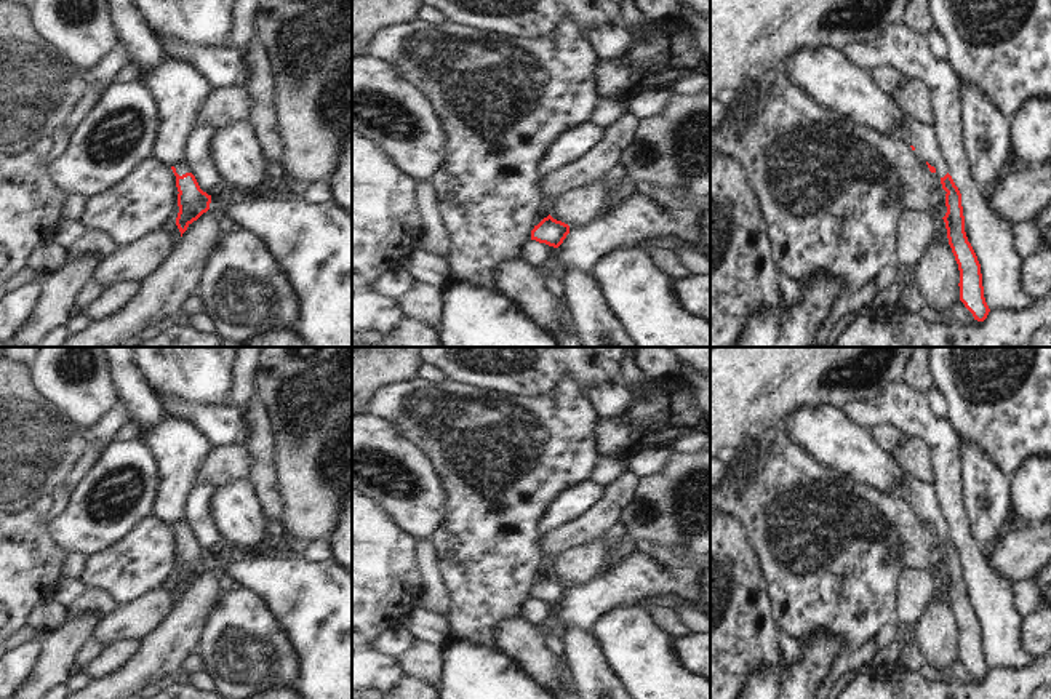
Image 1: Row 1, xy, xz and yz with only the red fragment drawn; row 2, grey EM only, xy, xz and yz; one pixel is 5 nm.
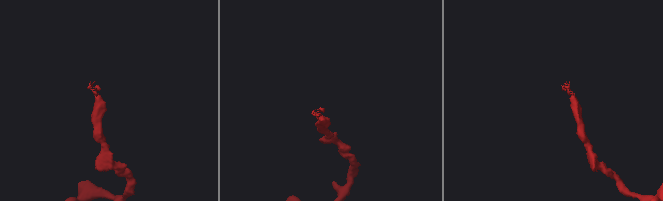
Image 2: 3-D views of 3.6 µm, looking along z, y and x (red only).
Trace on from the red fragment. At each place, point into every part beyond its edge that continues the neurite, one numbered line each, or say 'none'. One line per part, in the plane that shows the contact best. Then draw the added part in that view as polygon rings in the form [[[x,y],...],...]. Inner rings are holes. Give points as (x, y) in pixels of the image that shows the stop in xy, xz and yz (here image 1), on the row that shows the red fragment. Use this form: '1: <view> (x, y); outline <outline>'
1: xy (183, 167); outline [[[181,158],[181,160],[174,165],[174,168],[176,168],[176,173],[178,173],[179,176],[182,176],[182,174],[186,174],[186,173],[192,173],[192,166],[190,166],[190,163],[189,163],[187,158]]]

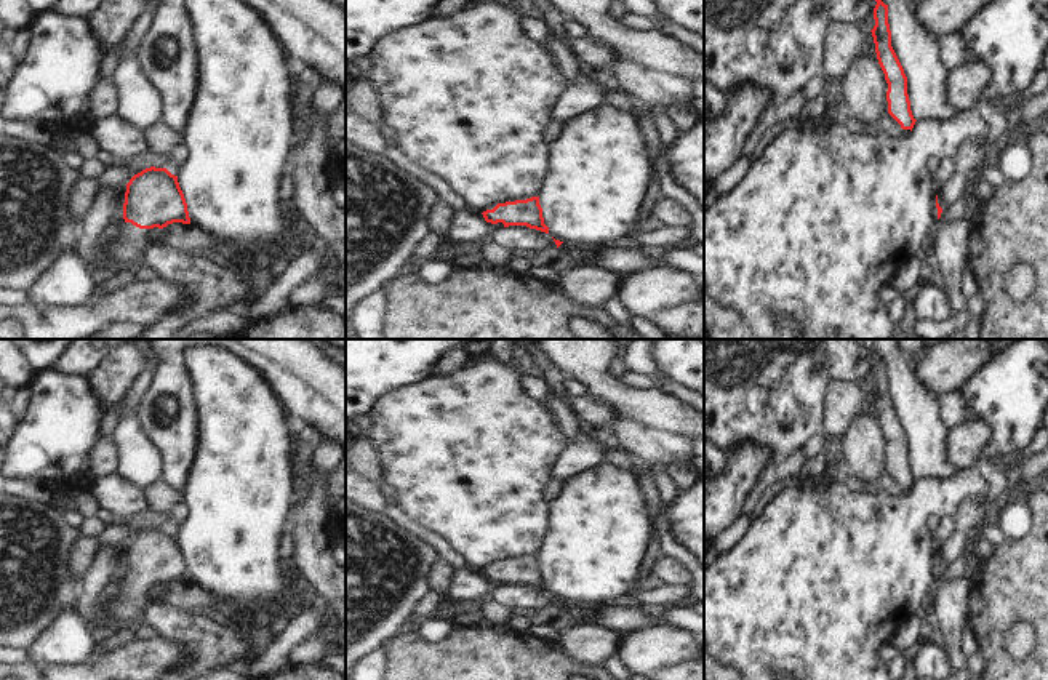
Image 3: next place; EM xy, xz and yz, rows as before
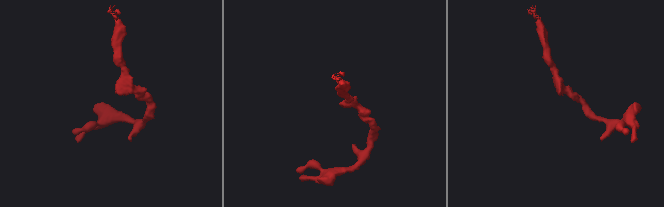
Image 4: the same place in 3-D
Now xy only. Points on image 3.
1: xy (128, 234); outline [[[123,222],[118,229],[117,238],[110,243],[112,256],[125,258],[126,256],[125,248],[128,245],[149,246],[150,245],[149,232],[150,229],[139,229],[133,226],[131,222]]]

